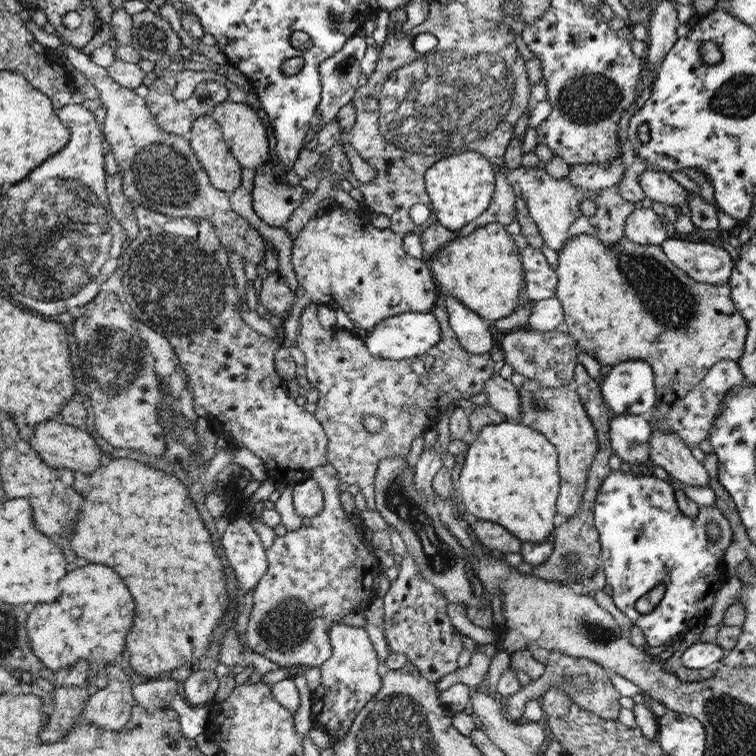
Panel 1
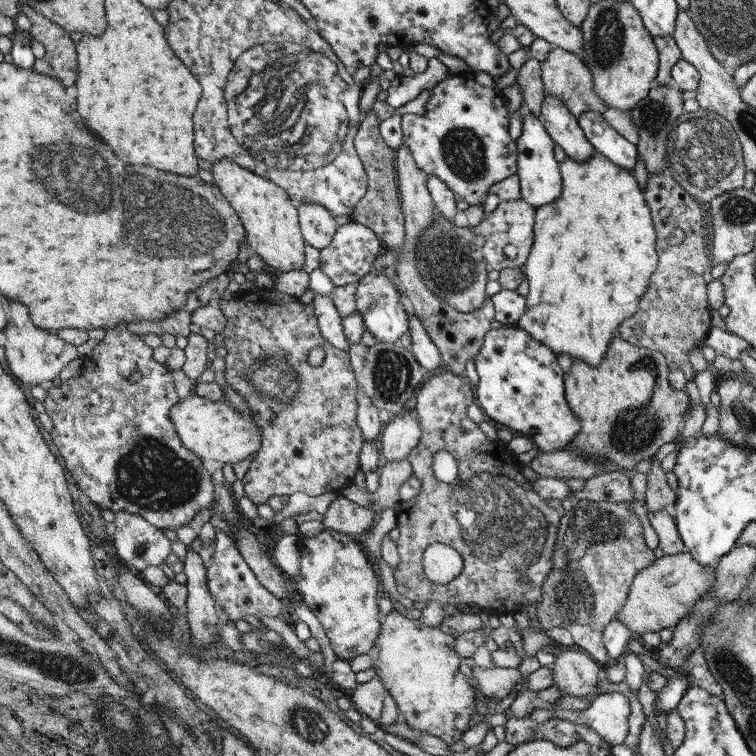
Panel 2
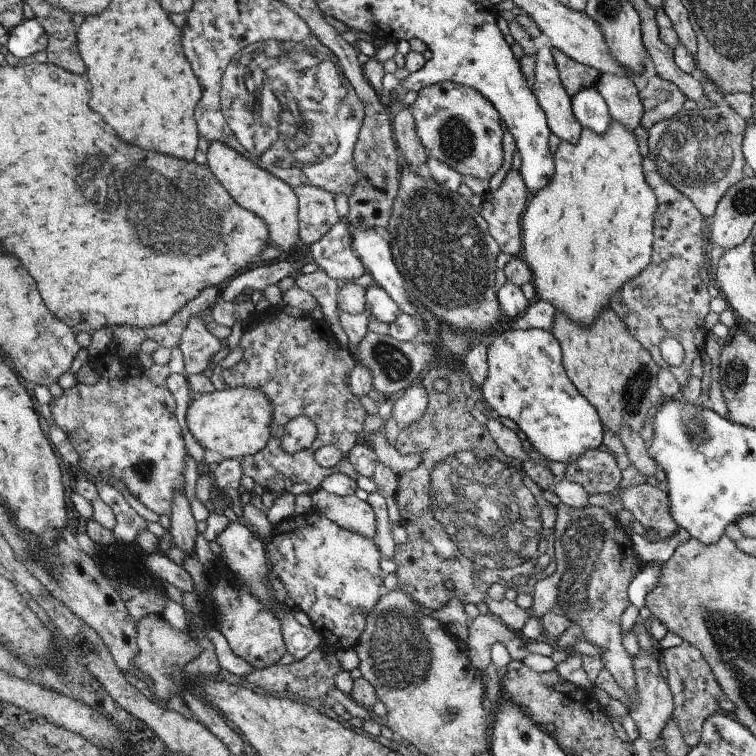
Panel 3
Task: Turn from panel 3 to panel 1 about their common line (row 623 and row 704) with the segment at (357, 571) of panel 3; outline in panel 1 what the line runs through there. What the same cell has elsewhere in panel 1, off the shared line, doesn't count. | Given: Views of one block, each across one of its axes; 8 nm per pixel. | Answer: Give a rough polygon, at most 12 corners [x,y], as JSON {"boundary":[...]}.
{"boundary":[[334,624],[311,694],[314,727],[338,741],[381,690],[362,627]]}

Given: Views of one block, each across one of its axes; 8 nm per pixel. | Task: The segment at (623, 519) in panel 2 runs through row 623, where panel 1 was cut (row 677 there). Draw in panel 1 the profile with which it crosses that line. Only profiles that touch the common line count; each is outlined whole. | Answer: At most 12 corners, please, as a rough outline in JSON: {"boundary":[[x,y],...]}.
{"boundary":[[563,654],[539,678],[502,698],[505,716],[554,686],[572,703],[617,720],[621,696],[609,670]]}

